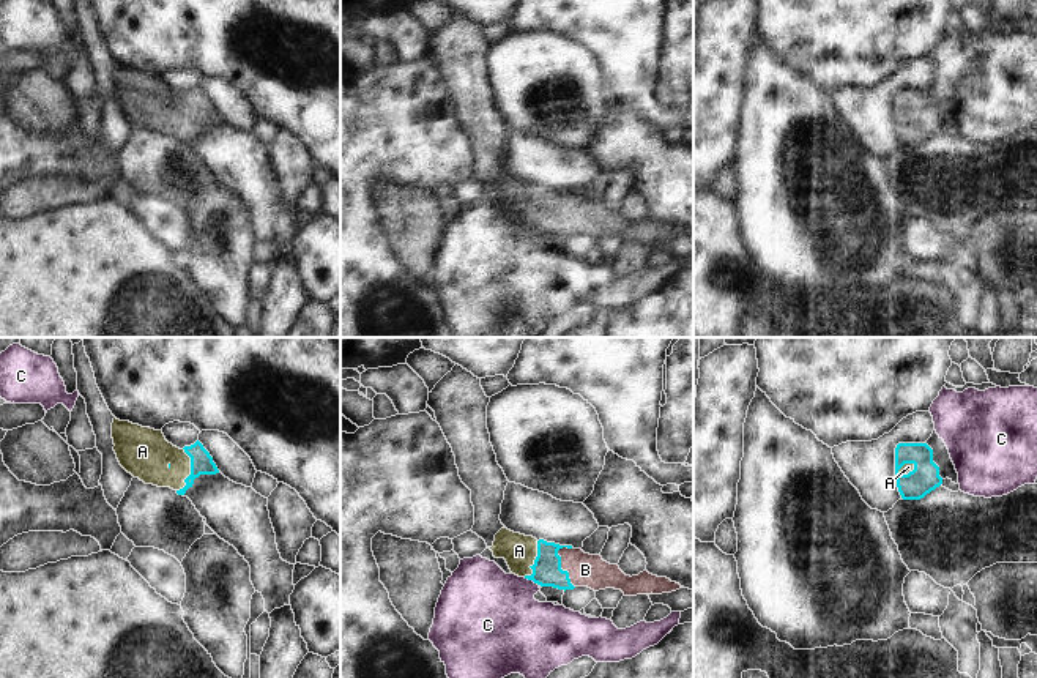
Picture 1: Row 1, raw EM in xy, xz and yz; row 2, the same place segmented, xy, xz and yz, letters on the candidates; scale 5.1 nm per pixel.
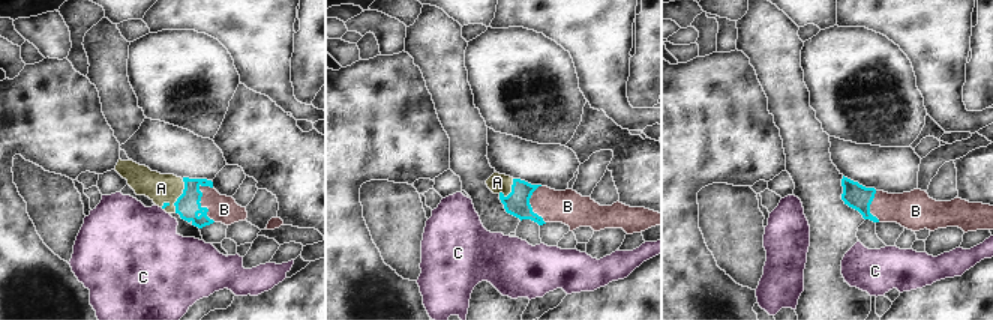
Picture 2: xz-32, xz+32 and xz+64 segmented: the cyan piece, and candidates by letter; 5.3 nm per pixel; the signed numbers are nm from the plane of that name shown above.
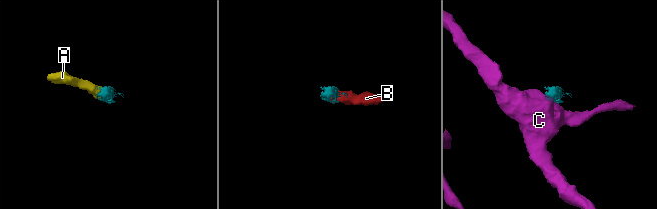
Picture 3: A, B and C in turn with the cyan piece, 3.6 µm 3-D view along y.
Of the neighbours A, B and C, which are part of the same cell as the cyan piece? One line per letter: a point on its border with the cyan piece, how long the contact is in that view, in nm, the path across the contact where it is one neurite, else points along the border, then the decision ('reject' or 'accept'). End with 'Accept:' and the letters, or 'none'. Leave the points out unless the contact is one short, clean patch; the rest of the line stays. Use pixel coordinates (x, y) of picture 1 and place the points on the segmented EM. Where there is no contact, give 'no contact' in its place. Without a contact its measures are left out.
A: contact xy (191, 470); length 220 nm; way xy (202, 462), (191, 470), (169, 469), (145, 453); accept
B: contact xz (560, 568); length 220 nm; way xz (547, 571), (560, 568), (585, 569); accept
C: contact xz (531, 579); length 90 nm; border xz (524, 577), (538, 585); reject
Accept: A, B

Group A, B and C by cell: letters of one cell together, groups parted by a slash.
A B / C

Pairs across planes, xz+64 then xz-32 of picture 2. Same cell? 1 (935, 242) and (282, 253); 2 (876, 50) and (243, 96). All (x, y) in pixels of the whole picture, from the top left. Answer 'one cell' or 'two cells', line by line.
1: two cells
2: two cells

